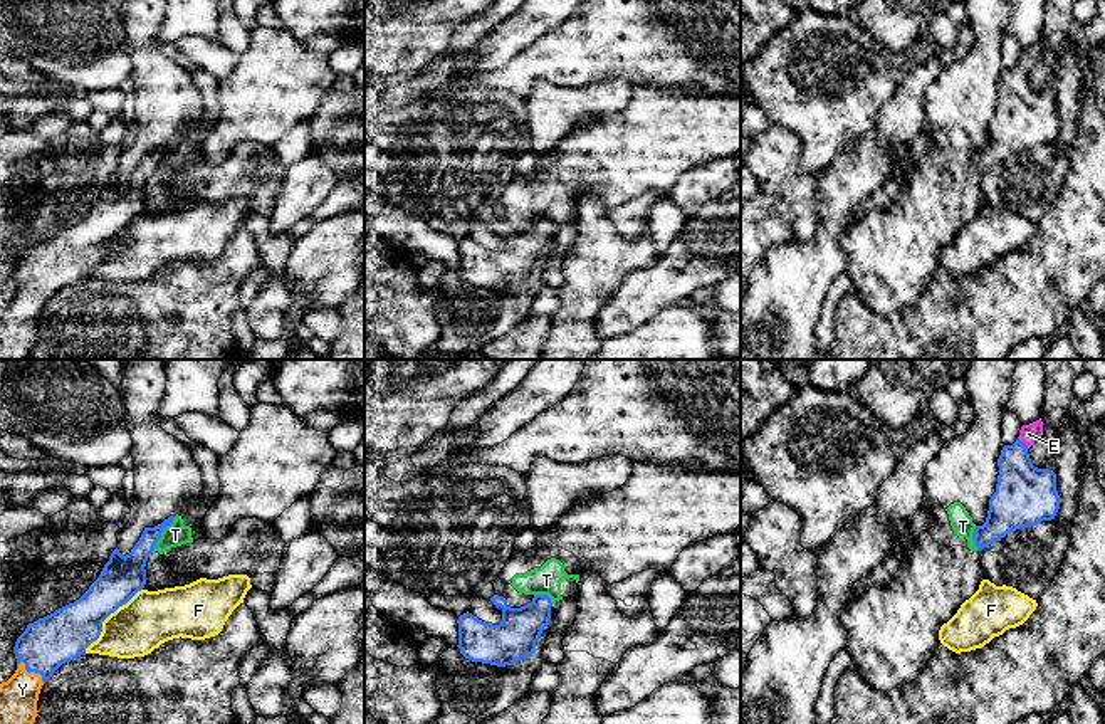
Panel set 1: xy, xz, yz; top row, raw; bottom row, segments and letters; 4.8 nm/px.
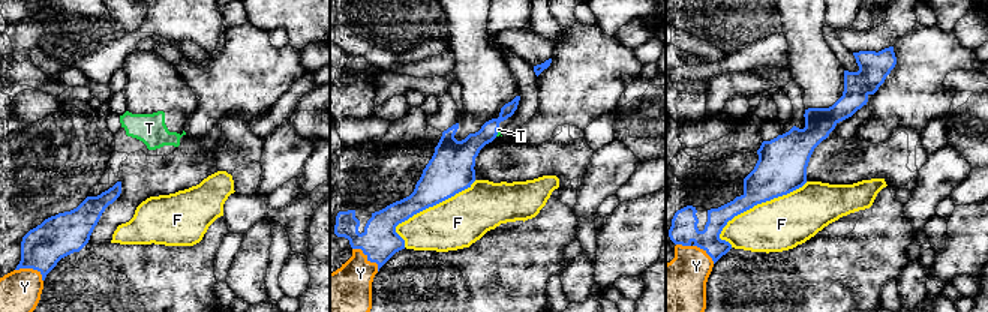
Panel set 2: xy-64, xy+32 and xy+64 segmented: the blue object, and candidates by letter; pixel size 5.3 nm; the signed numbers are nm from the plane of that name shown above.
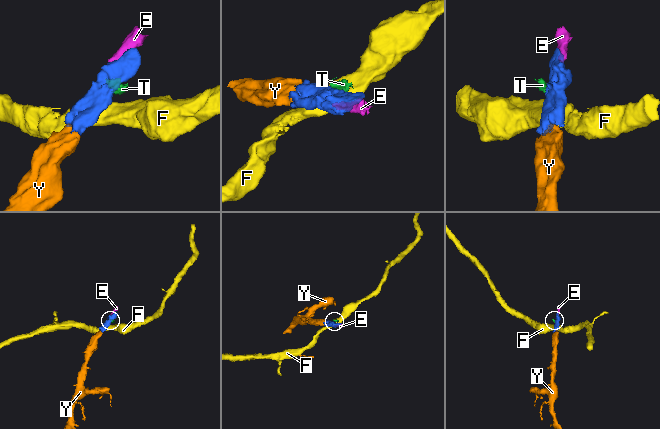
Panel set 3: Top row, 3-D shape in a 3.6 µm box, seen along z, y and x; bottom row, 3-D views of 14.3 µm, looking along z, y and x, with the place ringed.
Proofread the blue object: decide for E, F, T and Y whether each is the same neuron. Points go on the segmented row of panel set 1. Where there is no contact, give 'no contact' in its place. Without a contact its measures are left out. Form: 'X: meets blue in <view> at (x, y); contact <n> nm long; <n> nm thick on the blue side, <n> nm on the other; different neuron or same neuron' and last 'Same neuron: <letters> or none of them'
E: meets blue in yz at (1023, 442); contact 70 nm long; 280 nm thick on the blue side, 90 nm on the other; same neuron
F: meets blue in xy at (106, 617); contact 420 nm long; 240 nm thick on the blue side, 260 nm on the other; different neuron
T: meets blue in xy at (162, 531); contact 200 nm long; 160 nm thick on the blue side, 110 nm on the other; different neuron
Y: meets blue in xy at (31, 671); contact 160 nm long; 240 nm thick on the blue side, 180 nm on the other; same neuron
Same neuron: E, Y

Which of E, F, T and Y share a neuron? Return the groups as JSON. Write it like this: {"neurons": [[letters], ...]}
{"neurons": [["E", "Y"], ["F"], ["T"]]}

